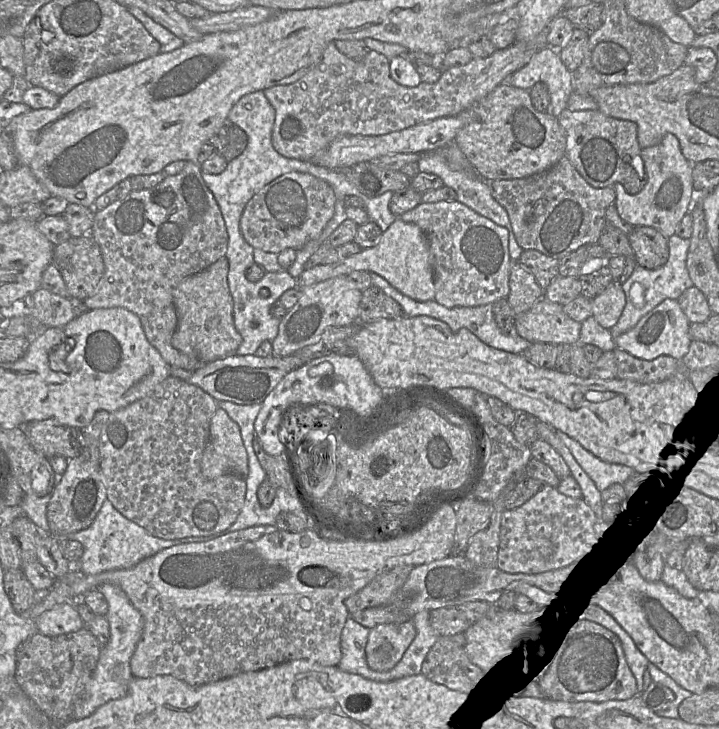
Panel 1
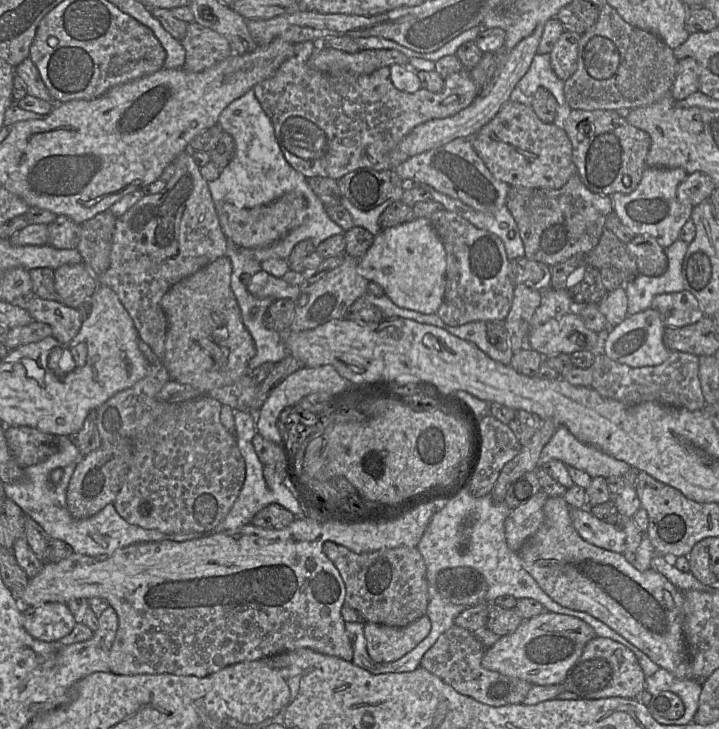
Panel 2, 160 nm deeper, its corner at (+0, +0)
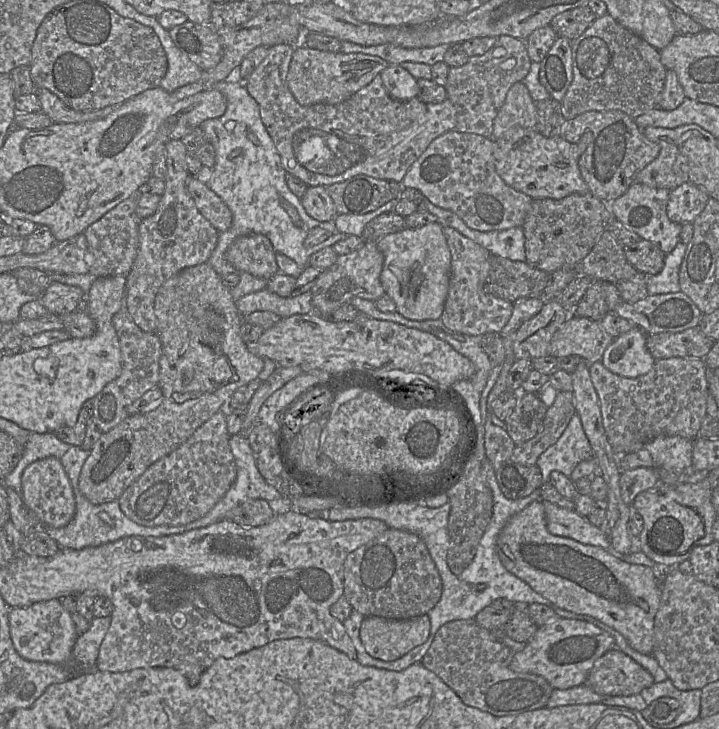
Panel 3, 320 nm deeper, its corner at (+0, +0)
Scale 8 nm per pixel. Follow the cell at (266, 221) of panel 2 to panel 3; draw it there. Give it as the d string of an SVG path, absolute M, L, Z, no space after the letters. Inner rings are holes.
M191 175L187 180L187 190L199 212L219 233L231 227L232 212L206 183L200 182L196 176Z

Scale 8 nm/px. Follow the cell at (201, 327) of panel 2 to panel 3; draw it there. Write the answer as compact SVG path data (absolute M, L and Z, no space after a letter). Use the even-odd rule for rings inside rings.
M208 263L184 268L166 280L156 294L154 312L161 341L158 386L163 394L162 401L149 412L127 416L94 444L78 482L79 490L93 504L118 500L154 462L177 449L204 422L223 410L239 387L258 378L264 366L263 359L252 353L242 339L240 329L244 317L237 309L230 288Z

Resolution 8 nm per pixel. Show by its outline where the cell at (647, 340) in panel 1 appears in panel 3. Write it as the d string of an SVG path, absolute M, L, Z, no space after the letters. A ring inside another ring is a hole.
M635 326L616 338L603 354L603 365L612 373L626 378L645 375L656 363L647 349L647 337L642 329Z

